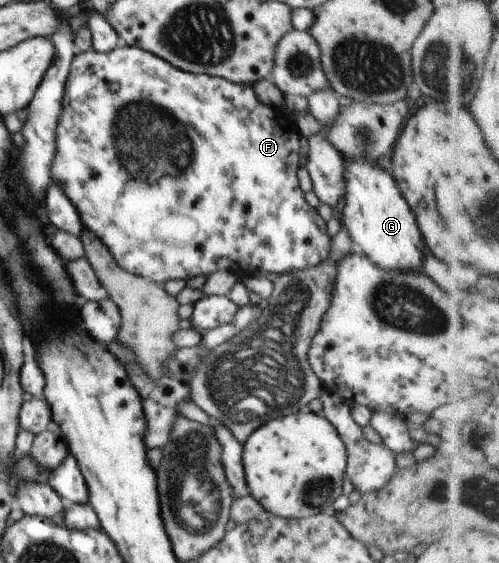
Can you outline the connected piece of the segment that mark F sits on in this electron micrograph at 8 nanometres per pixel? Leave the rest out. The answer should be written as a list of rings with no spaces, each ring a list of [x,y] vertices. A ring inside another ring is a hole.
[[[122,43],[107,53],[95,52],[93,49],[87,50],[87,52],[77,51],[70,65],[62,104],[63,110],[59,118],[59,126],[57,126],[56,154],[53,158],[53,166],[51,166],[53,181],[65,190],[67,198],[77,210],[82,225],[87,226],[109,248],[117,265],[125,268],[130,274],[147,278],[161,286],[169,280],[187,281],[200,274],[209,277],[219,270],[229,270],[241,280],[253,271],[281,275],[294,269],[311,268],[325,262],[325,258],[329,256],[332,238],[327,233],[327,221],[323,220],[316,210],[309,206],[304,198],[305,192],[301,191],[298,182],[300,129],[296,121],[293,122],[282,109],[265,106],[259,102],[251,85],[236,84],[207,74],[184,72],[155,54],[146,52],[137,46],[128,46]],[[183,128],[189,136],[187,158],[185,158]],[[191,148],[193,148],[193,164],[191,164],[193,170],[183,172],[185,166],[191,162]],[[165,152],[169,152],[167,174],[171,174],[171,176],[165,176],[165,172],[163,172]]]

